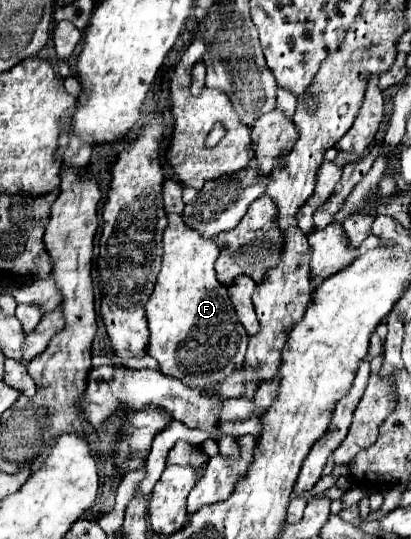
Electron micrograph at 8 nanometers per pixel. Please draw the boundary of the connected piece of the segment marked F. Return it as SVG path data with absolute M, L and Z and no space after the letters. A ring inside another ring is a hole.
M168 214L168 226L164 230L162 244L162 268L154 292L144 306L150 328L148 354L160 362L164 374L182 380L188 388L208 388L208 384L214 384L216 380L220 382L238 362L244 360L248 336L244 332L244 326L238 322L238 316L234 314L234 306L228 298L228 288L216 278L216 242L212 238L202 238L196 230L190 230L190 226L186 226L182 220L182 214Z

